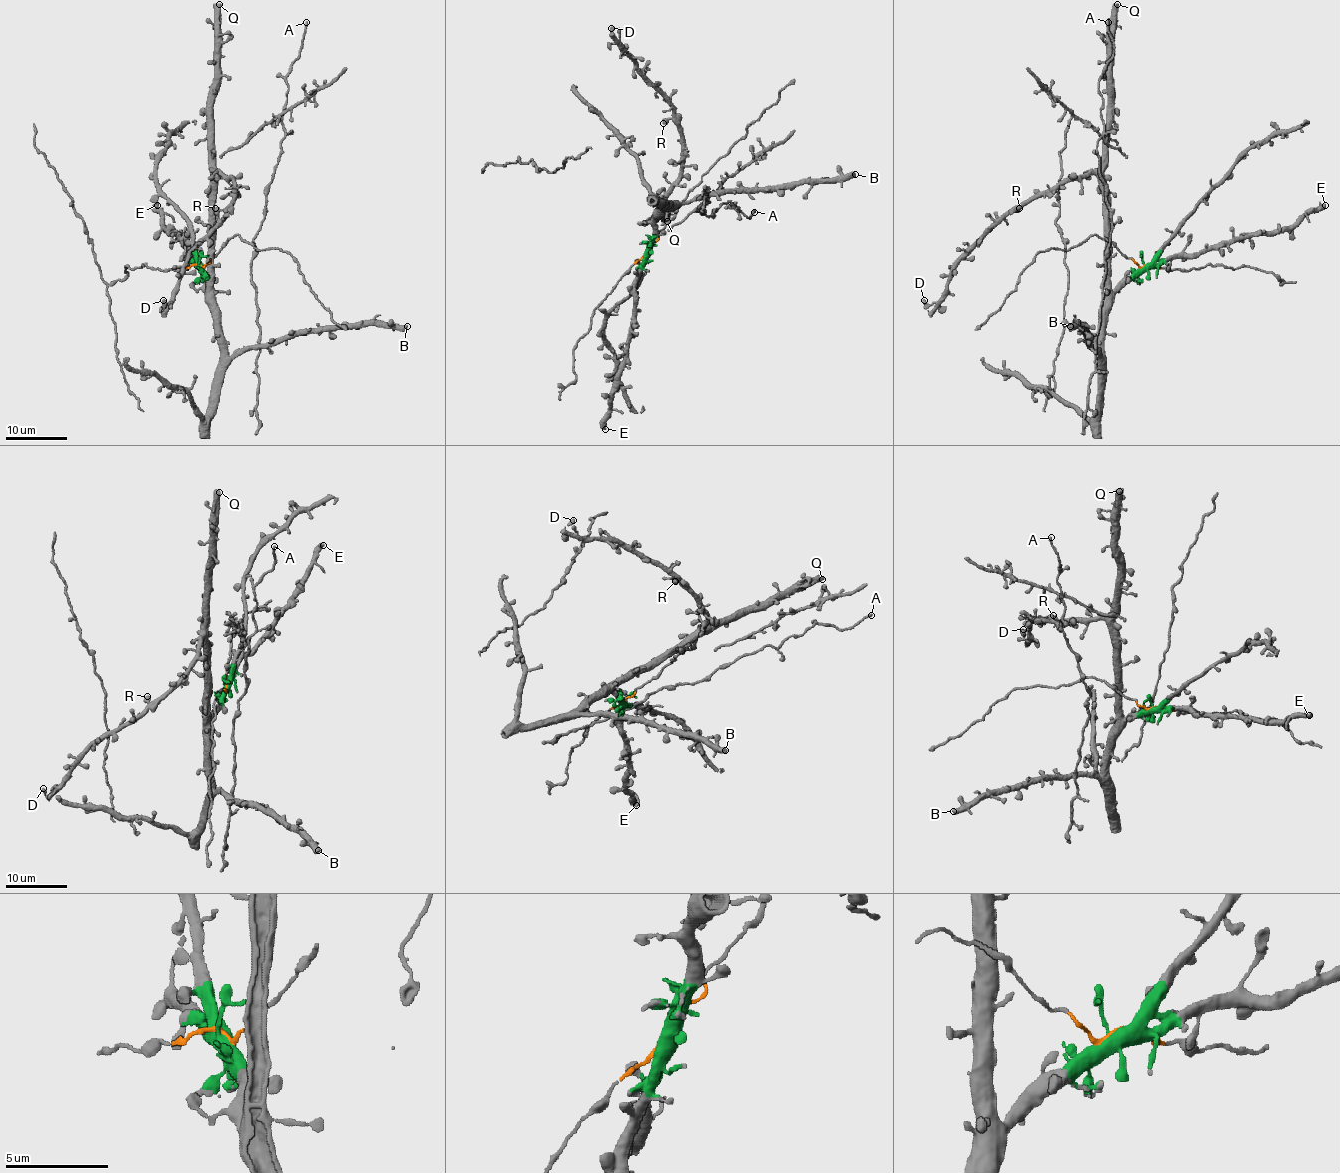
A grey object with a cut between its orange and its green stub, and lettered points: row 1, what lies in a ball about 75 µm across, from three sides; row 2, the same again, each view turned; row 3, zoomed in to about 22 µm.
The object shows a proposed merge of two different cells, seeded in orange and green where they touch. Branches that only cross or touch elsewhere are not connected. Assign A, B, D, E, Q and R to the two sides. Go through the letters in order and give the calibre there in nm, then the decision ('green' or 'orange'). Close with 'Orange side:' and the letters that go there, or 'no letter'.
A: 180 nm thick; green
B: 550 nm thick; green
D: 360 nm thick; green
E: 480 nm thick; green
Q: 600 nm thick; green
R: 500 nm thick; green
Orange side: no letter

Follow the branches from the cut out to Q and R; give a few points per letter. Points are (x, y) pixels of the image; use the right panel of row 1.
Q: (1146, 266), (1111, 290), (1110, 221), (1104, 169), (1111, 122), (1111, 41), (1114, 8), (1117, 4)
R: (1146, 266), (1111, 290), (1107, 189), (1094, 174), (1061, 182), (1052, 189), (1035, 194), (1015, 209), (1020, 208)

